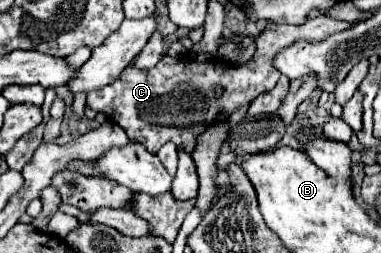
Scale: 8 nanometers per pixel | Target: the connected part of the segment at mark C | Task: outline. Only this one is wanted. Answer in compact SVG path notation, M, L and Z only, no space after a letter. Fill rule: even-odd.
M317 17L303 25L277 25L273 29L265 29L255 39L257 51L247 65L233 65L229 61L219 59L211 59L207 63L183 59L181 65L179 59L169 55L165 55L151 69L135 69L135 65L129 65L115 83L91 91L87 95L87 107L105 113L111 121L121 125L133 141L143 143L151 153L157 153L161 145L167 141L185 147L185 151L193 151L195 137L201 135L207 125L217 121L221 113L227 119L243 117L247 113L249 103L257 95L275 87L277 79L281 77L281 73L273 67L273 59L275 53L279 53L279 49L285 49L287 45L293 45L299 39L319 43L331 33L343 29L349 29L349 23L331 17ZM215 85L223 85L225 89L221 99L215 99Z

